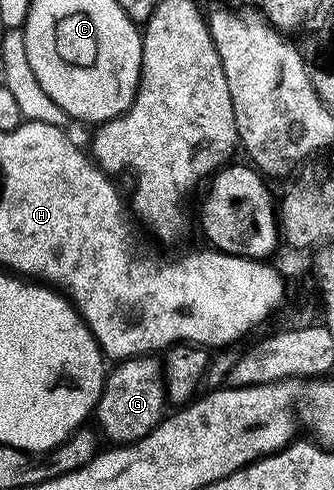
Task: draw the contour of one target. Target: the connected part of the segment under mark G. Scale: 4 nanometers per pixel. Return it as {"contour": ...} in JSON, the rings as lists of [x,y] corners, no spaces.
{"contour":[[[144,355],[142,357],[128,357],[127,360],[118,362],[114,366],[115,370],[108,372],[106,374],[105,380],[103,382],[103,390],[101,391],[101,395],[99,396],[99,403],[95,406],[93,413],[97,418],[99,416],[99,425],[98,428],[101,430],[103,428],[103,433],[105,436],[111,440],[111,443],[114,443],[116,446],[121,445],[129,445],[132,441],[139,441],[145,435],[149,435],[149,431],[153,431],[163,420],[165,416],[165,410],[163,410],[163,405],[165,406],[165,376],[164,376],[164,362],[160,360],[158,356],[155,355]]]}

